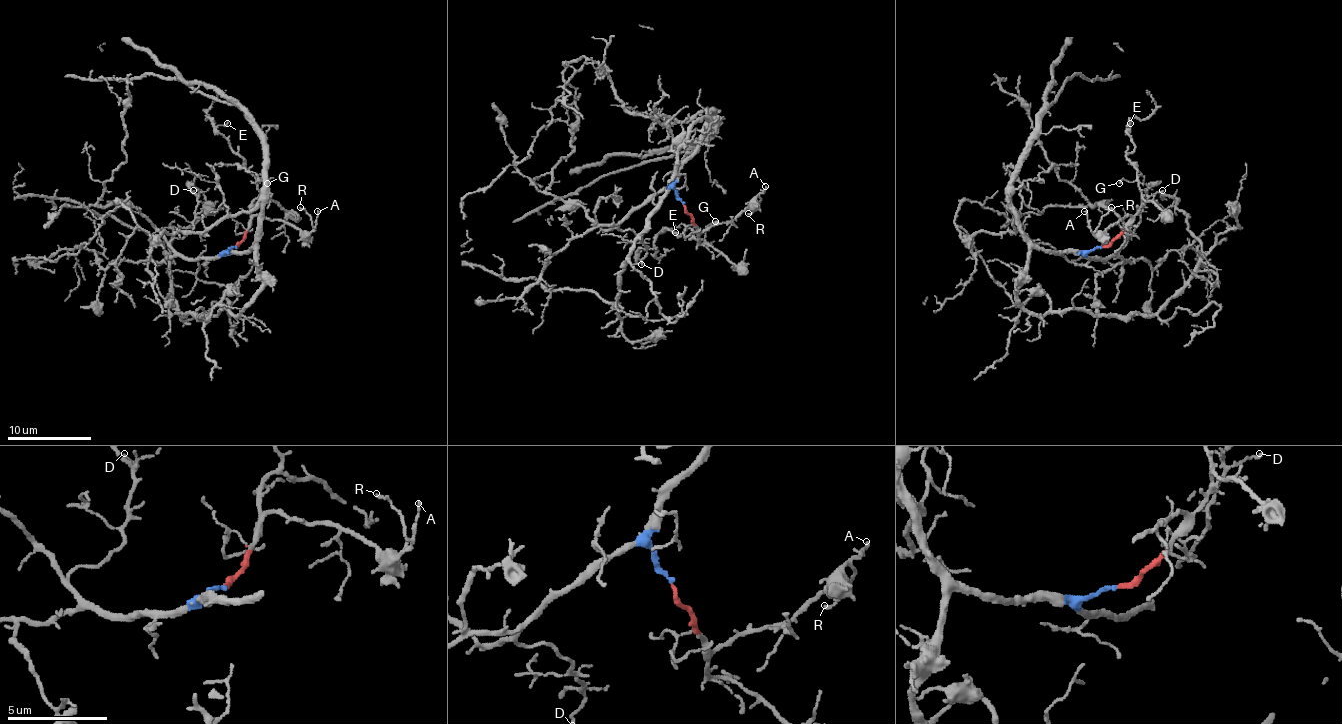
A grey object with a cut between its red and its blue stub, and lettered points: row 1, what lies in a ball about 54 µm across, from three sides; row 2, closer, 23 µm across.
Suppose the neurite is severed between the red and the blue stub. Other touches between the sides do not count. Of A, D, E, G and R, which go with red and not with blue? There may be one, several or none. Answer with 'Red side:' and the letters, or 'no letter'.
Red side: A, E, G, R

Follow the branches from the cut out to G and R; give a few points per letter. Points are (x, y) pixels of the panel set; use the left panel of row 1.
G: (236, 247), (244, 236), (259, 190), (257, 181), (267, 183)
R: (236, 247), (253, 217), (282, 219), (299, 232), (312, 230), (312, 217), (299, 207)

